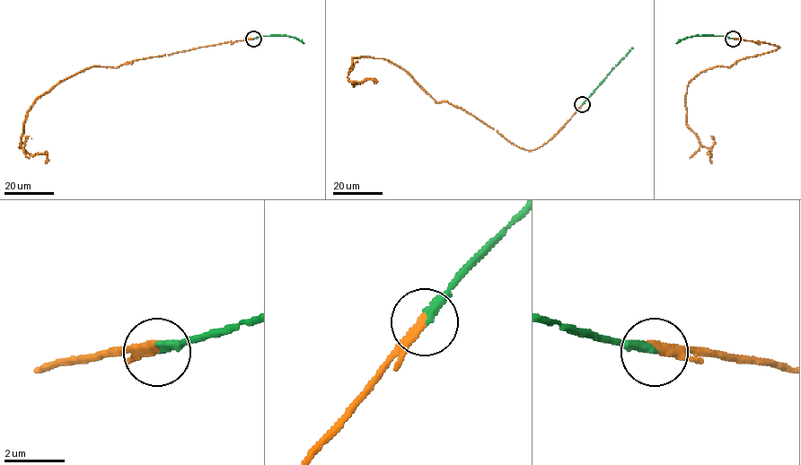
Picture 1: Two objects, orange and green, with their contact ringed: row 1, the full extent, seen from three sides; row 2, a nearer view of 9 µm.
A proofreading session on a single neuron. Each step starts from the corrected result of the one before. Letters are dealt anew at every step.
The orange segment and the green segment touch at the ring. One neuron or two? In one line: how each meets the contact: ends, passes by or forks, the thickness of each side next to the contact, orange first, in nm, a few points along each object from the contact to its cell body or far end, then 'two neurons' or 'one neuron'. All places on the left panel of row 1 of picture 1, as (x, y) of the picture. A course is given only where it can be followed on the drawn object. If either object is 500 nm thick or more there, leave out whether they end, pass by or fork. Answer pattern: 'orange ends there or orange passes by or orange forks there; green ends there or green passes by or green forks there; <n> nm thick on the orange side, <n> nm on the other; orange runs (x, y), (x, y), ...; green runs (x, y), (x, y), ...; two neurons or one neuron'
orange ends there; green ends there; 320 nm thick on the orange side, 280 nm on the other; orange runs (253, 39), (117, 67), (92, 66), (57, 83), (28, 112), (19, 146), (30, 154), (46, 154), (45, 163); green runs (253, 39), (288, 35), (304, 43); one neuron

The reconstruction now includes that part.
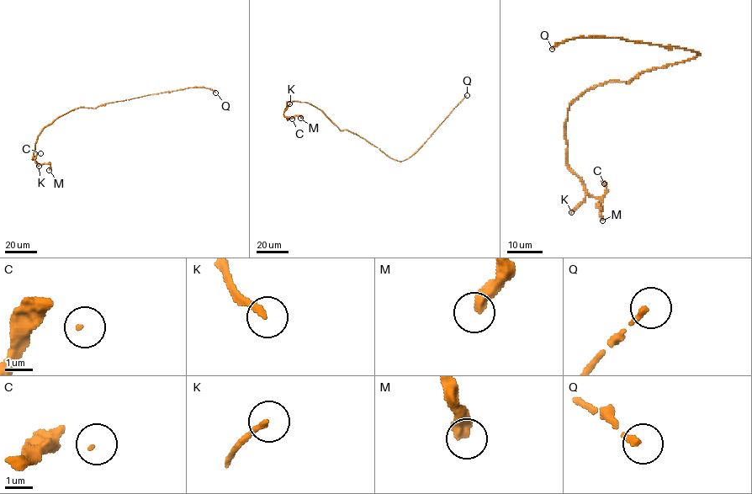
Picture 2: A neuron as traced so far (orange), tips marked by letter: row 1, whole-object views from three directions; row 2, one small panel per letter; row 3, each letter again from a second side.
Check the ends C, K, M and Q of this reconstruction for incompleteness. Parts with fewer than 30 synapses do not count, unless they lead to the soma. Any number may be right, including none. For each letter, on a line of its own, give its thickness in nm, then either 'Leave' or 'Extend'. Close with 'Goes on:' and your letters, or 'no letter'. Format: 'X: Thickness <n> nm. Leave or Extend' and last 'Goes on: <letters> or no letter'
C: Thickness 60 nm. Leave
K: Thickness 200 nm. Extend
M: Thickness 440 nm. Leave
Q: Thickness 180 nm. Leave
Goes on: K

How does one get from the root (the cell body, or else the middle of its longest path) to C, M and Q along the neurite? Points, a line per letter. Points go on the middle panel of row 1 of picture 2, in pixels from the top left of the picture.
C: (358, 135), (346, 130), (341, 130), (320, 110), (306, 103), (287, 103), (283, 115), (288, 119), (292, 119)
M: (358, 135), (341, 130), (309, 103), (287, 102), (283, 114), (300, 118)
Q: (358, 135), (391, 158), (404, 161), (420, 147), (467, 95)

